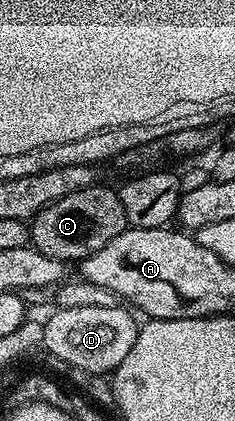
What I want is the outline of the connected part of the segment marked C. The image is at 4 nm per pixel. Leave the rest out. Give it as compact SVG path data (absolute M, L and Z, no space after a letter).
M104 185L82 188L82 192L62 196L62 200L54 200L54 204L42 208L30 222L31 245L65 264L79 263L80 259L98 252L98 248L106 248L114 236L129 229L129 224L119 193Z

